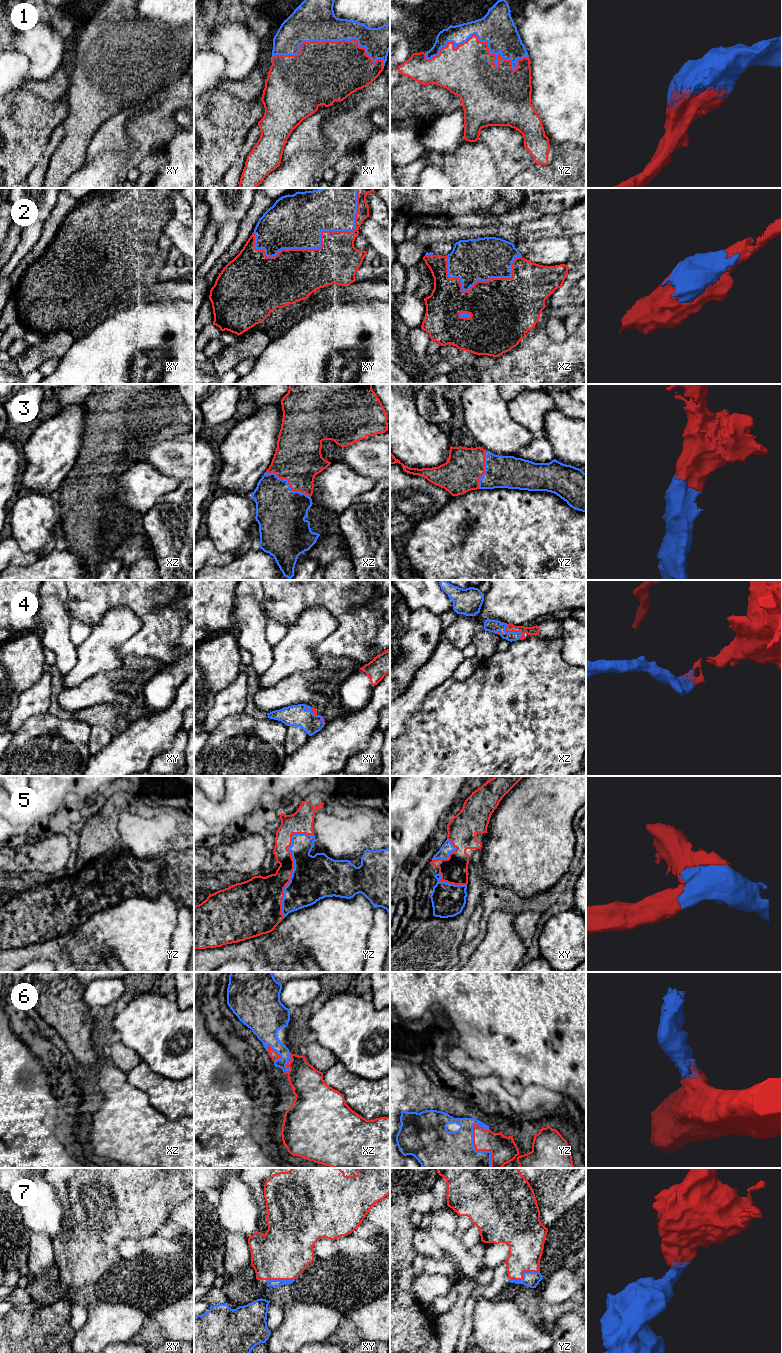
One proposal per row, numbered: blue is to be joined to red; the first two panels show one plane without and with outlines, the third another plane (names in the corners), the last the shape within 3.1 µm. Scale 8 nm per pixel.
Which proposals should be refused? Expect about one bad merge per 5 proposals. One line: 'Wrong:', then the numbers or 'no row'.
Wrong: no row

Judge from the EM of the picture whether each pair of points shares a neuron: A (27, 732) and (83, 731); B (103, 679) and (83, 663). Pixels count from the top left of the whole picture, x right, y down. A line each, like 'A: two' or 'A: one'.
A: one
B: two

